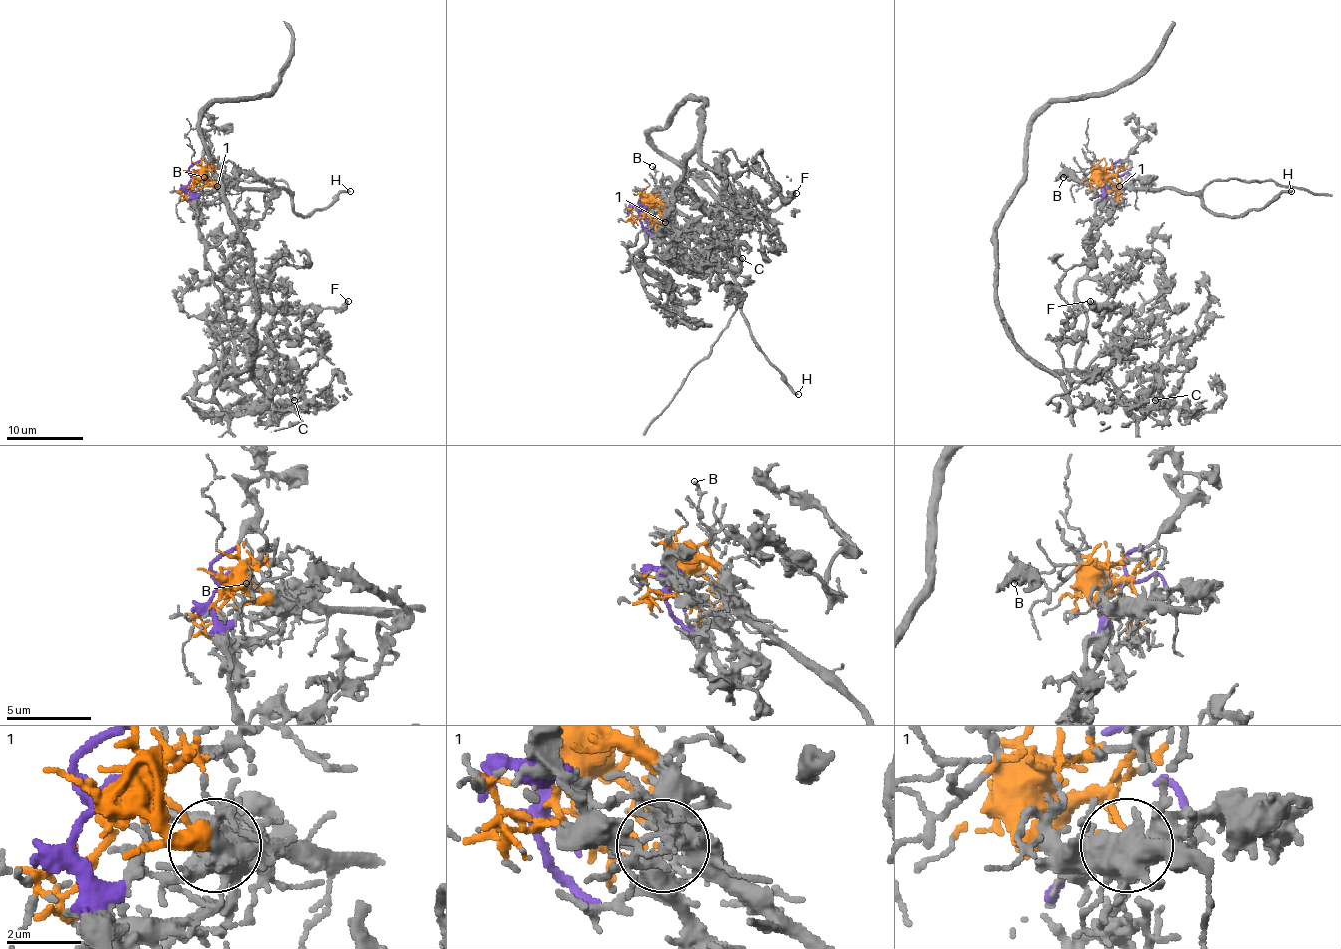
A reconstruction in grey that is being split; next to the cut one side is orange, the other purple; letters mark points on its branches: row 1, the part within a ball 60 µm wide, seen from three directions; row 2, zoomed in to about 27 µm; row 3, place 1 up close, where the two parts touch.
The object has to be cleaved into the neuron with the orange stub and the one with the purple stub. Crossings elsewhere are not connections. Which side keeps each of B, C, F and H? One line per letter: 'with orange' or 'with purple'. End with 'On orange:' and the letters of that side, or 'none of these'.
B: with orange
C: with purple
F: with purple
H: with orange
On orange: B, H

